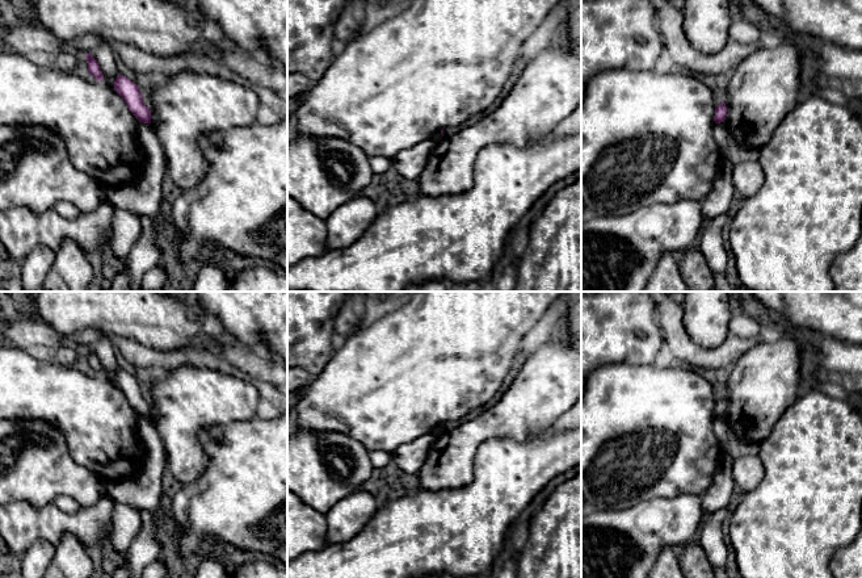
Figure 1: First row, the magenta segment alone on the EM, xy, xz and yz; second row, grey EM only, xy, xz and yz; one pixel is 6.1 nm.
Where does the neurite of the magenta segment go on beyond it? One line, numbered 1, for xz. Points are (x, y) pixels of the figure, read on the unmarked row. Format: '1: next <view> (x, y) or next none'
1: next none

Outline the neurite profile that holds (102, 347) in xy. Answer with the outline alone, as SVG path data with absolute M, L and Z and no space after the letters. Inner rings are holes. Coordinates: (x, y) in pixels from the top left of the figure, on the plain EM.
M104 334L94 342L91 349L97 355L101 363L101 367L104 369L102 377L114 382L114 374L119 369L119 365L117 363L117 351L109 339L109 335Z

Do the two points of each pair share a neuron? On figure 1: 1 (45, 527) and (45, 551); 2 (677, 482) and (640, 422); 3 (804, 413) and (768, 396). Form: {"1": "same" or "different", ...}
{"1": "different", "2": "same", "3": "different"}

